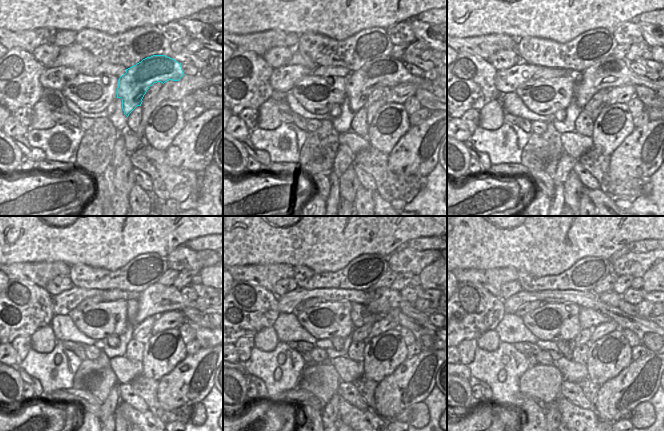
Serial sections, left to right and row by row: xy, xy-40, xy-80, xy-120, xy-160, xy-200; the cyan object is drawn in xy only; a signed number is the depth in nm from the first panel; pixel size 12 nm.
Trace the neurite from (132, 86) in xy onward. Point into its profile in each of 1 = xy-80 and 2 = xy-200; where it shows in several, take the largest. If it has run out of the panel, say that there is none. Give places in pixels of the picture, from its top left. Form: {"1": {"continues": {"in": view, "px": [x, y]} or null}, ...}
{"1": {"continues": {"in": "xy-80", "px": [609, 72]}}, "2": {"continues": {"in": "xy-200", "px": [610, 298]}}}

